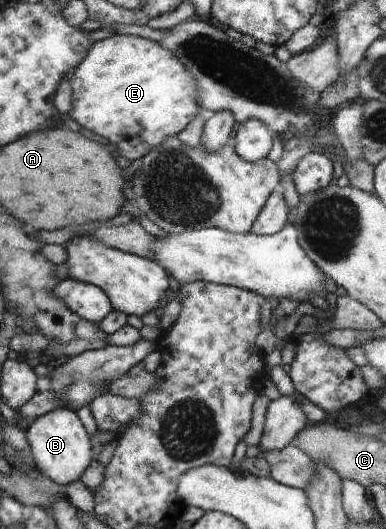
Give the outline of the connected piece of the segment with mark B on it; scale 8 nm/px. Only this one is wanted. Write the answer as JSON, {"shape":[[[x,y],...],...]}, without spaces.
{"shape":[[[68,407],[50,410],[31,423],[26,433],[39,472],[63,487],[80,481],[82,473],[92,461],[92,441],[75,410]]]}

